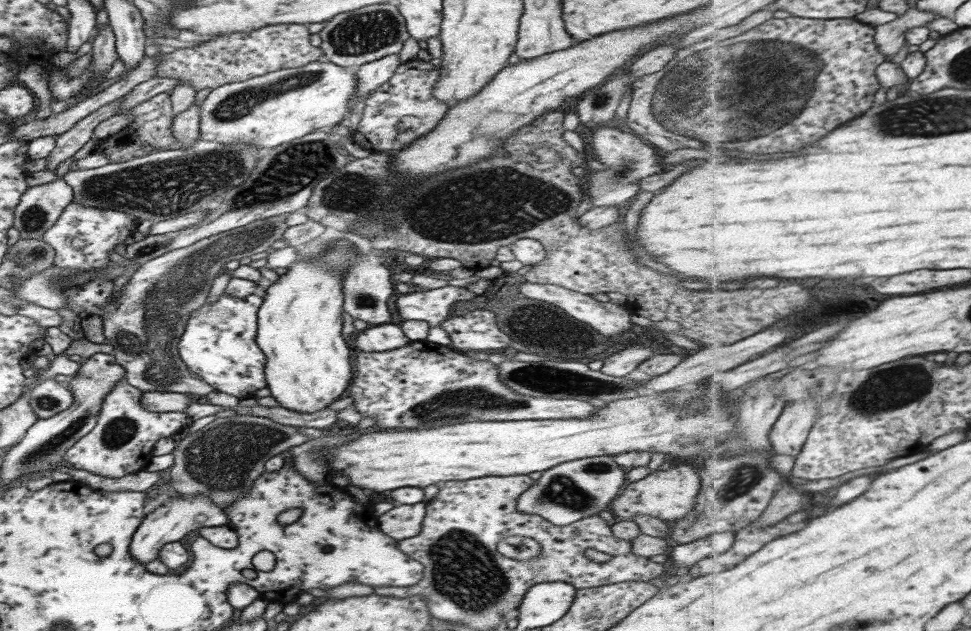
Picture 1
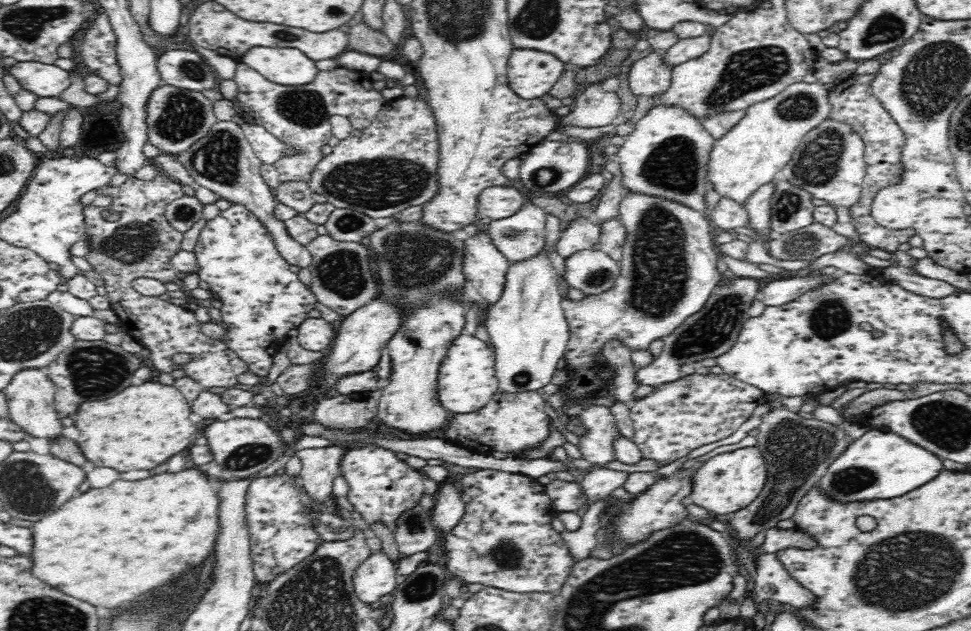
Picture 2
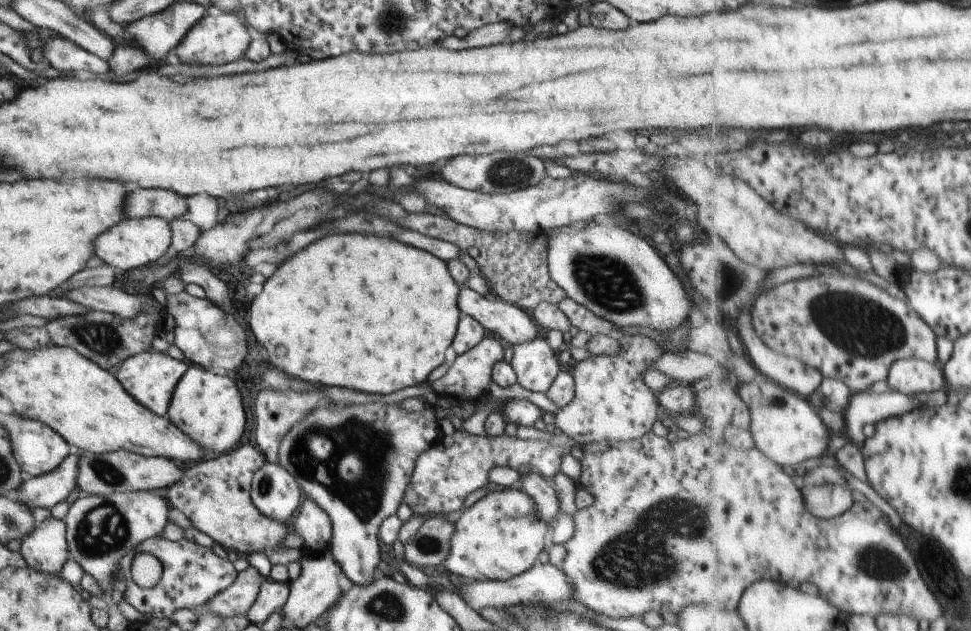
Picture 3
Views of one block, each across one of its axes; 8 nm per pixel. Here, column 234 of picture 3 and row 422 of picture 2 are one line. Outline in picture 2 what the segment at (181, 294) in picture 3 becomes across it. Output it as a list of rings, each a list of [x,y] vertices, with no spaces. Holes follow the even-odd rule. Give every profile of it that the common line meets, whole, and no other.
[[[376,392],[324,398],[314,412],[315,420],[327,428],[360,428],[373,420],[378,410]]]

